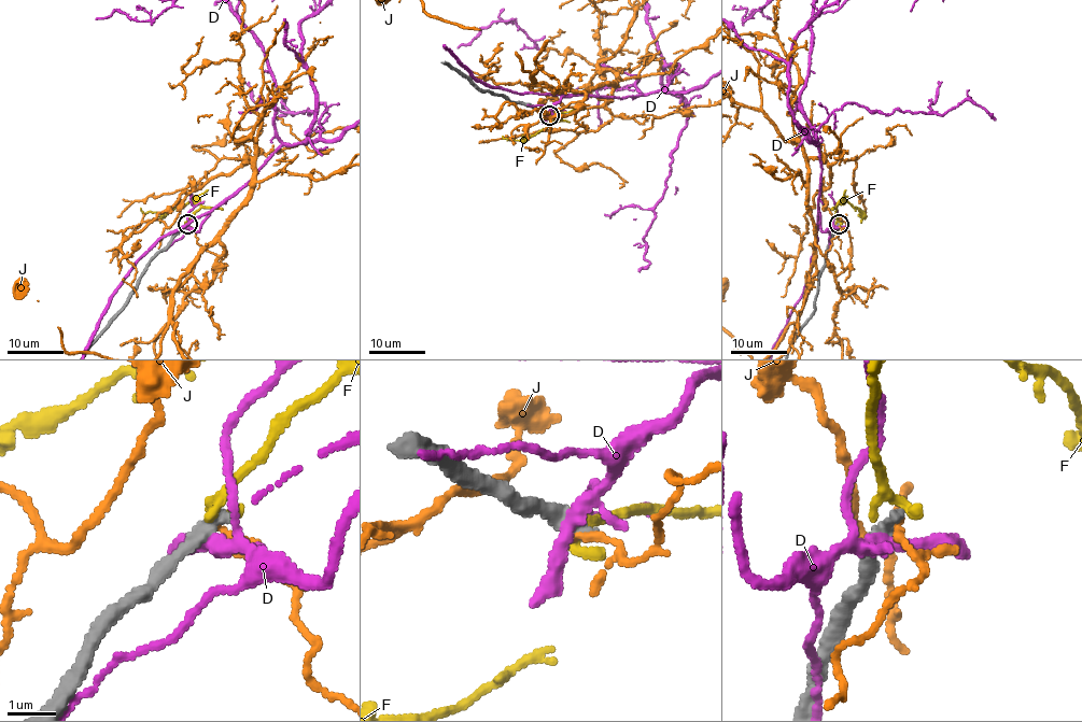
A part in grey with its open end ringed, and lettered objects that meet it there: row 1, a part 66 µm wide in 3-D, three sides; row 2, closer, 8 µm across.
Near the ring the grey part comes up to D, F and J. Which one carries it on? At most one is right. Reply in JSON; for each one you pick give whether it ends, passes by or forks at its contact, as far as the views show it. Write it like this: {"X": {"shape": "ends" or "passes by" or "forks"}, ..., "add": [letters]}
{"add": []}

